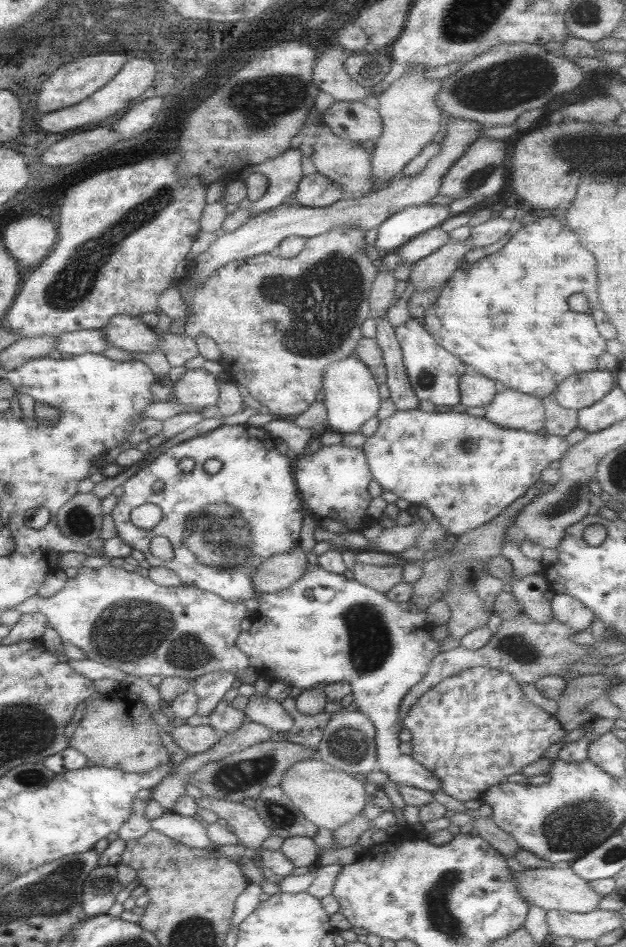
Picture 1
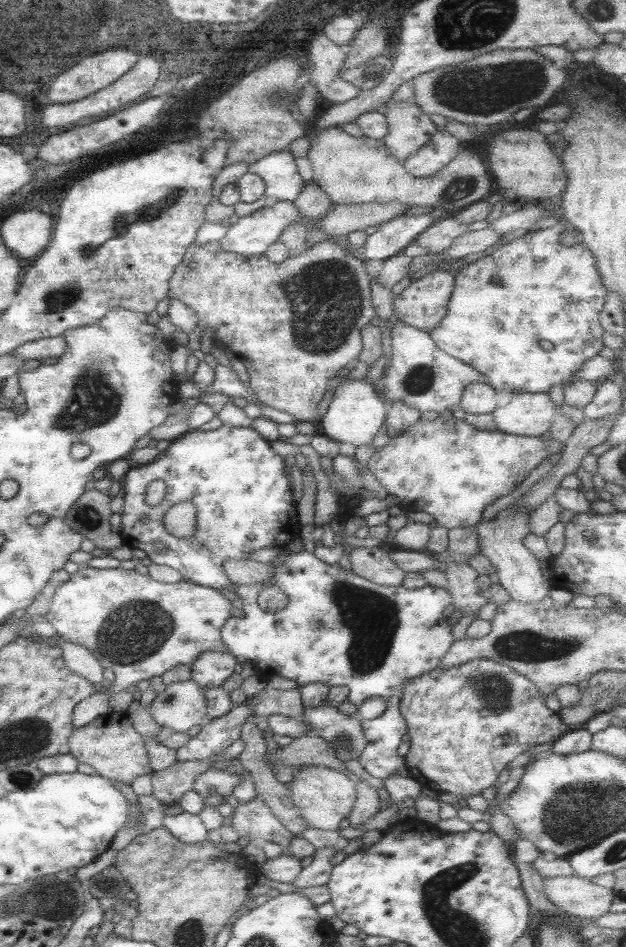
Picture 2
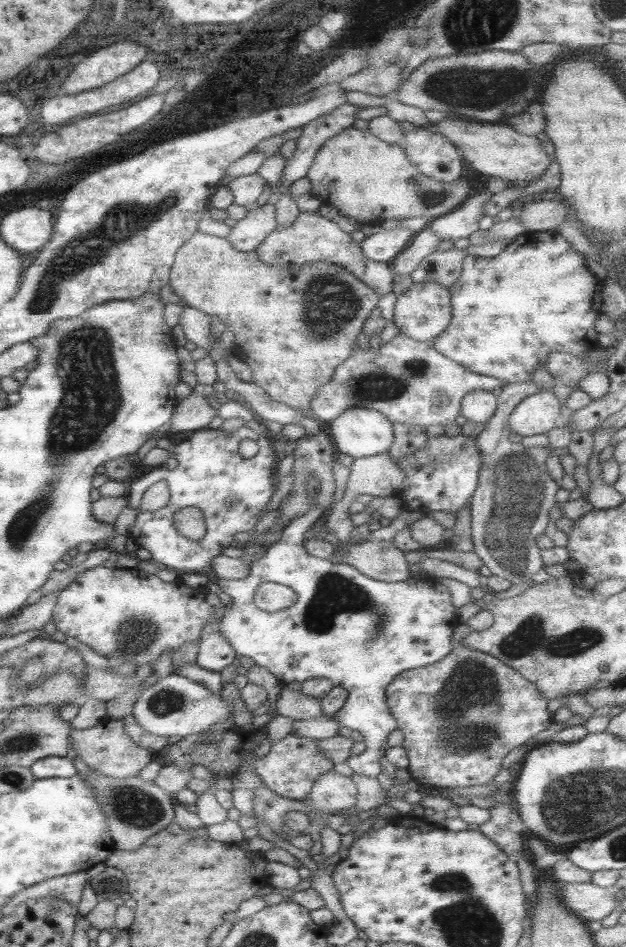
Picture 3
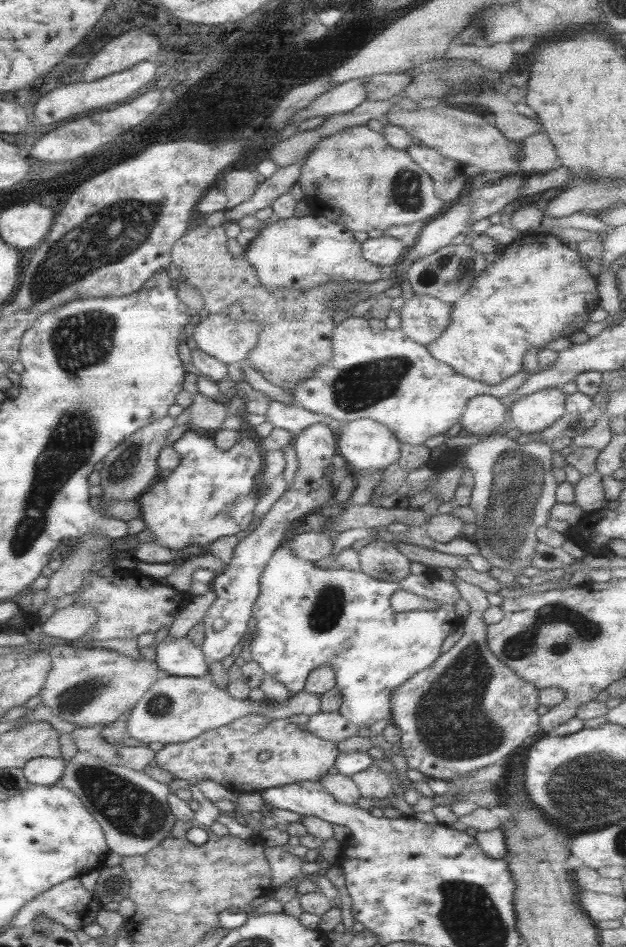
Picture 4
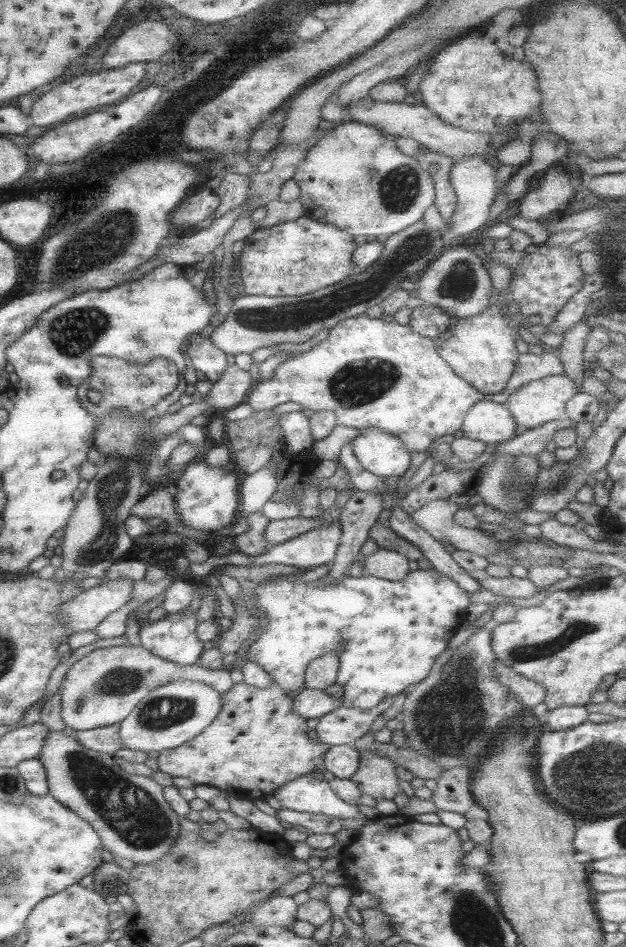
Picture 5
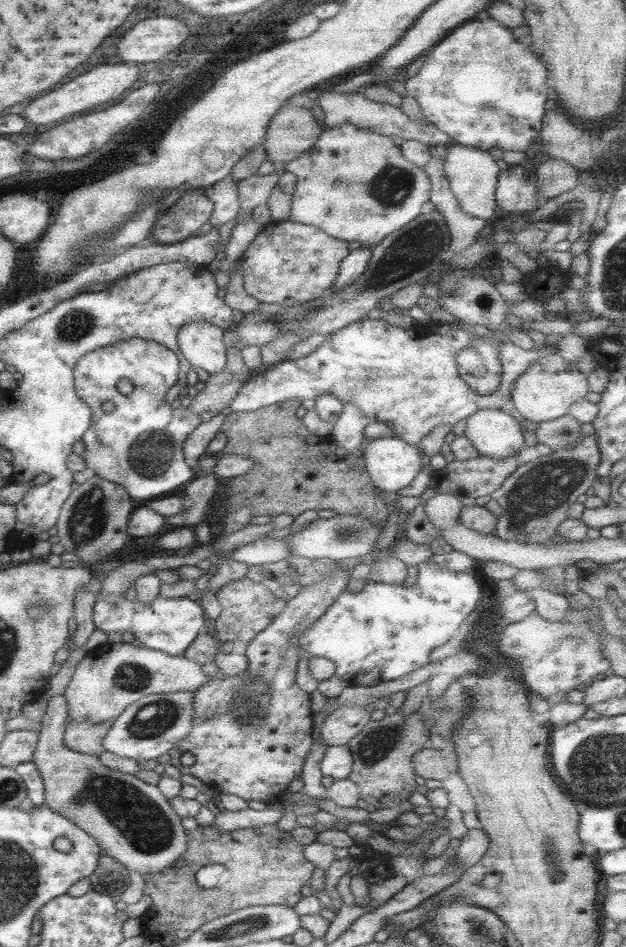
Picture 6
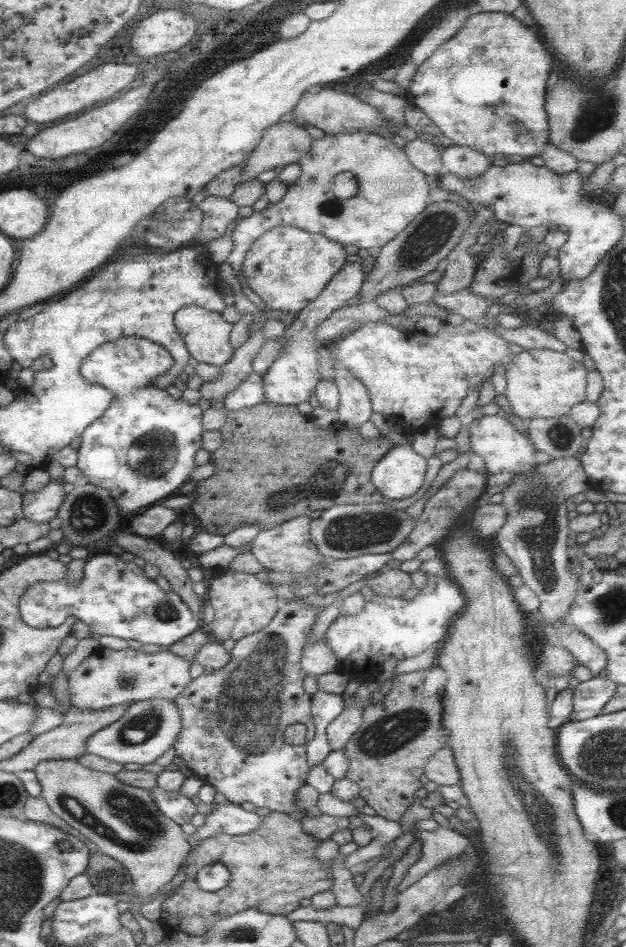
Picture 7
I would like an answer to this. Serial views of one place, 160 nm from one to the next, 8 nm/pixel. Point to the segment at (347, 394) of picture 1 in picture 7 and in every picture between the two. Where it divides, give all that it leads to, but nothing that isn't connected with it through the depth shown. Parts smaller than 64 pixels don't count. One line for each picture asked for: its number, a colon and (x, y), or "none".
2: (355, 412)
3: (359, 432)
4: (365, 445)
5: (378, 452)
6: (390, 464)
7: (399, 473)

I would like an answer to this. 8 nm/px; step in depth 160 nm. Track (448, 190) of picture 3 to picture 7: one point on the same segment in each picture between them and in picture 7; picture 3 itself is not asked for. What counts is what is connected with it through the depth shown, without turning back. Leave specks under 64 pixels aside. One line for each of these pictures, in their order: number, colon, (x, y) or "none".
4: (353, 178)
5: (355, 179)
6: (354, 185)
7: (390, 192)

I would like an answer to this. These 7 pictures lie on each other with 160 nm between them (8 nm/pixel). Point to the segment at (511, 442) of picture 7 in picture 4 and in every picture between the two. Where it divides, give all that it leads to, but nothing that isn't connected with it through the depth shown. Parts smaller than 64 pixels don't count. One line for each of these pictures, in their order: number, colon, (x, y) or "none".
4: (482, 414)
5: (487, 422)
6: (493, 433)

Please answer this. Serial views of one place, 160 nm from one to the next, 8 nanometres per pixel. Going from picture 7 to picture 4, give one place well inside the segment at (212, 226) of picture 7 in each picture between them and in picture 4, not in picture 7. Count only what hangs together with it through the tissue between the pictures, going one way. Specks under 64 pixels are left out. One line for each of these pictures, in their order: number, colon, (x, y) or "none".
4: (238, 185)
5: (232, 190)
6: (223, 196)

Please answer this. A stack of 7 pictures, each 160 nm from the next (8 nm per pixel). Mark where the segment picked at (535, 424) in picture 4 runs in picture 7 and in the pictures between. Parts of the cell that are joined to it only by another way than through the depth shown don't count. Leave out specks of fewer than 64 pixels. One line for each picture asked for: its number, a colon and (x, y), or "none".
5: (543, 400)
6: (548, 387)
7: (539, 383)

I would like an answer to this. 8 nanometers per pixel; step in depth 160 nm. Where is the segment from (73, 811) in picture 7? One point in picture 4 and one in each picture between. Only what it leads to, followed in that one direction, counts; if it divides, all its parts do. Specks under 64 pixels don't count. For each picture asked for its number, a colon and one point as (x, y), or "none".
4: (131, 808)
5: (129, 812)
6: (131, 822)

